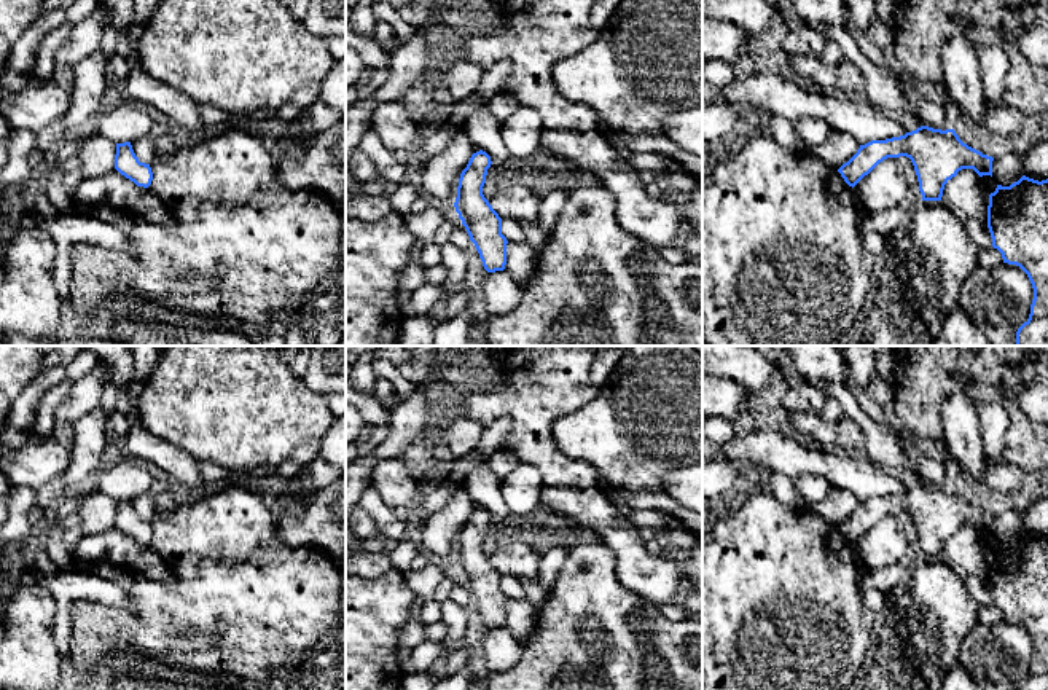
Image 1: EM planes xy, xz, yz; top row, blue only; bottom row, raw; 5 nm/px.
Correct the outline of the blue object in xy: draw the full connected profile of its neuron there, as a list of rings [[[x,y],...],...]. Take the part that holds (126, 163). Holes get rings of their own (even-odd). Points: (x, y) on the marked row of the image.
[[[131,142],[116,143],[115,169],[137,186],[148,188],[151,185],[151,167],[139,161]]]

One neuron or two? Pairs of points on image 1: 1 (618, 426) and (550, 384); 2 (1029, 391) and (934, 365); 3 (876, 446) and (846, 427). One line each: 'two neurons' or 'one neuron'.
1: two neurons
2: two neurons
3: two neurons

